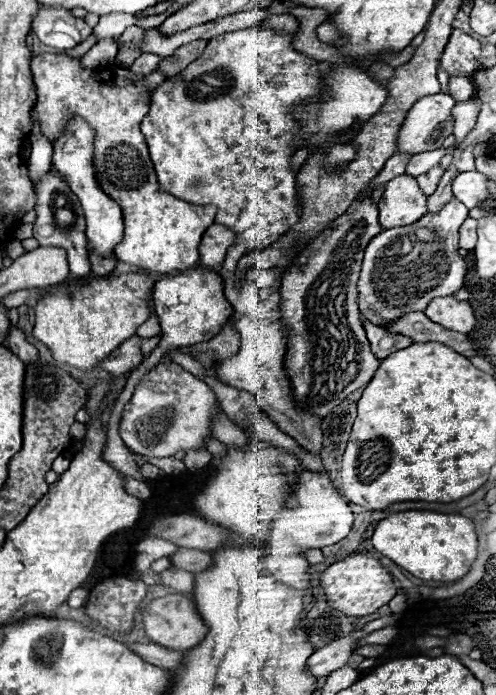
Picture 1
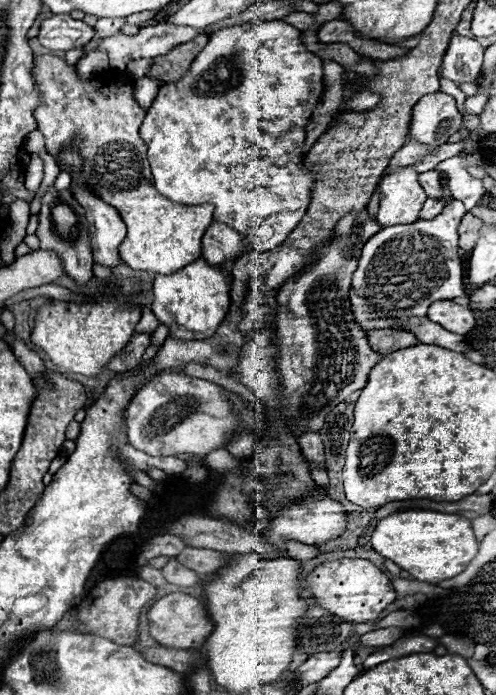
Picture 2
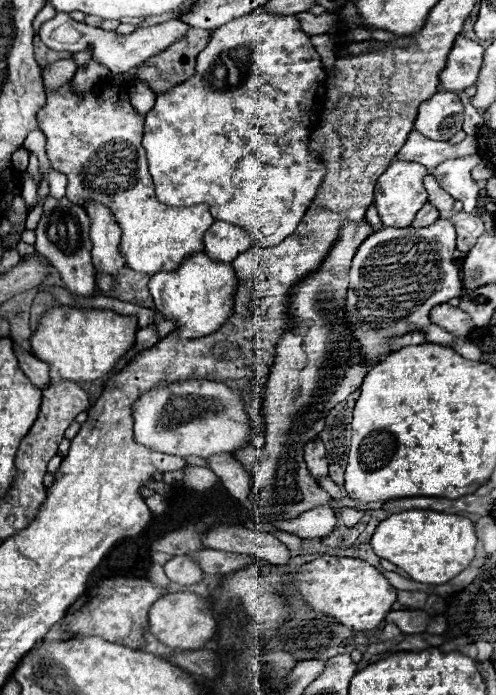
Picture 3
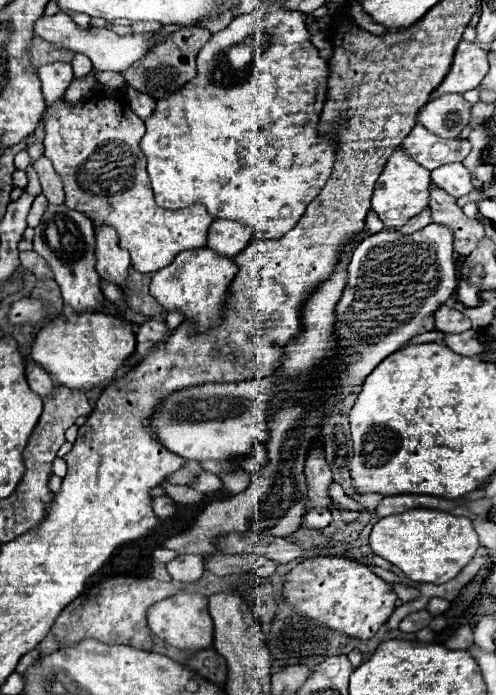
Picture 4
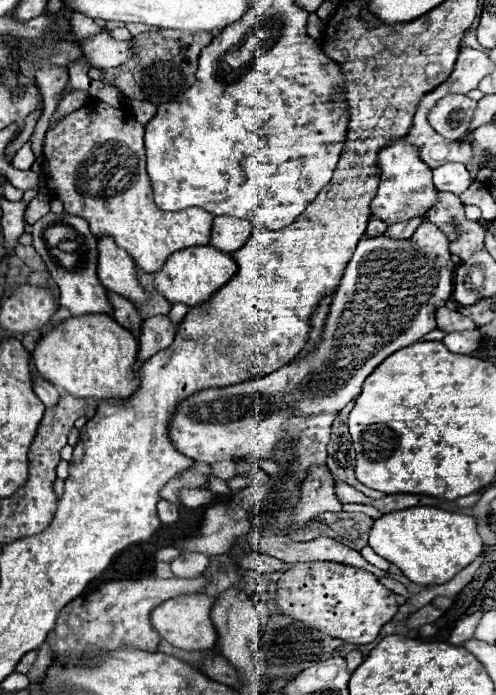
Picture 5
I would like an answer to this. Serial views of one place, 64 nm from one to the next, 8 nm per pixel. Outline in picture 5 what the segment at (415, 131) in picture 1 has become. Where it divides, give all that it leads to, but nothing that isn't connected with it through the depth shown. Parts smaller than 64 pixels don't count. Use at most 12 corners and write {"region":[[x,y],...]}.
{"region":[[464,94],[434,104],[428,122],[448,140],[462,140],[476,110]]}

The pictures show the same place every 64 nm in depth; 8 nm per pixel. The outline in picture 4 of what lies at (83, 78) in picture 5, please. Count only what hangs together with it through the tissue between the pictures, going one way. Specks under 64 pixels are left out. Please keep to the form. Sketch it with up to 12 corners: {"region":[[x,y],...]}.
{"region":[[75,54],[71,64],[74,78],[82,78],[93,68],[90,59]]}

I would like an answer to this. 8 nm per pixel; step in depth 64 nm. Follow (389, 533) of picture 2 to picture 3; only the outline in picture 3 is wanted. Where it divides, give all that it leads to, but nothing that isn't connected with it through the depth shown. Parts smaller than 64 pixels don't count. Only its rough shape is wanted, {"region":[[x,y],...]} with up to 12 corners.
{"region":[[408,510],[372,550],[416,582],[444,584],[476,554],[474,524]]}

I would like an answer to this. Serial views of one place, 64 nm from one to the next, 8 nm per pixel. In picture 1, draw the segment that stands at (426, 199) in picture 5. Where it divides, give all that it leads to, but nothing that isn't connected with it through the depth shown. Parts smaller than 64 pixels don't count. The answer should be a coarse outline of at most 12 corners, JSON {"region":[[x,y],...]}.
{"region":[[400,174],[378,202],[384,230],[426,214],[416,180]]}

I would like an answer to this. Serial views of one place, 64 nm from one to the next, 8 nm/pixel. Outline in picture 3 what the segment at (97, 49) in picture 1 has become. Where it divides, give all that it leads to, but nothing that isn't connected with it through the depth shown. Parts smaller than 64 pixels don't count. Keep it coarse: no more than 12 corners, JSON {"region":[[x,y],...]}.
{"region":[[88,60],[76,70],[72,86],[76,92],[92,88],[110,70],[100,62]]}

